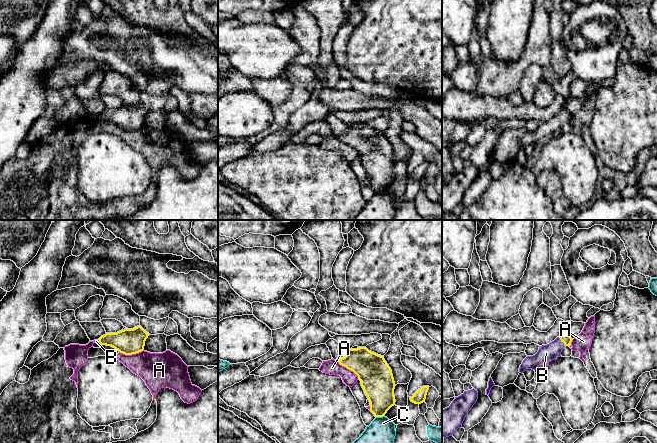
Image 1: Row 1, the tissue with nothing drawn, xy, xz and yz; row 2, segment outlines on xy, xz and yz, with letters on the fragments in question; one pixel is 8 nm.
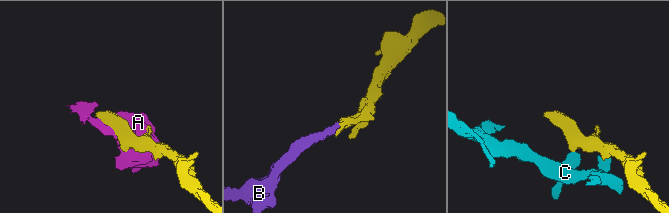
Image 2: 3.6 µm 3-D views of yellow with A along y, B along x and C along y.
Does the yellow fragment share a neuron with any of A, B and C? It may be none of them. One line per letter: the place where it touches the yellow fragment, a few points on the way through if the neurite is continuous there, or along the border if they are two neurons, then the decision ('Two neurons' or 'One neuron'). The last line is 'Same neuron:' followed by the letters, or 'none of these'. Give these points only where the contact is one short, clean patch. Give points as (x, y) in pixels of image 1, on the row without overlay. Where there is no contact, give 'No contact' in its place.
A: Touches yellow at xy (131, 130). Two neurons
B: Touches yellow at yz (562, 117). Path across: yz (564, 113), (562, 117), (546, 129). One neuron
C: Touches yellow at xz (380, 192). Two neurons
Same neuron: B

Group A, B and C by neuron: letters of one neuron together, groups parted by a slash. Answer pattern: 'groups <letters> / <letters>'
groups A / B / C

